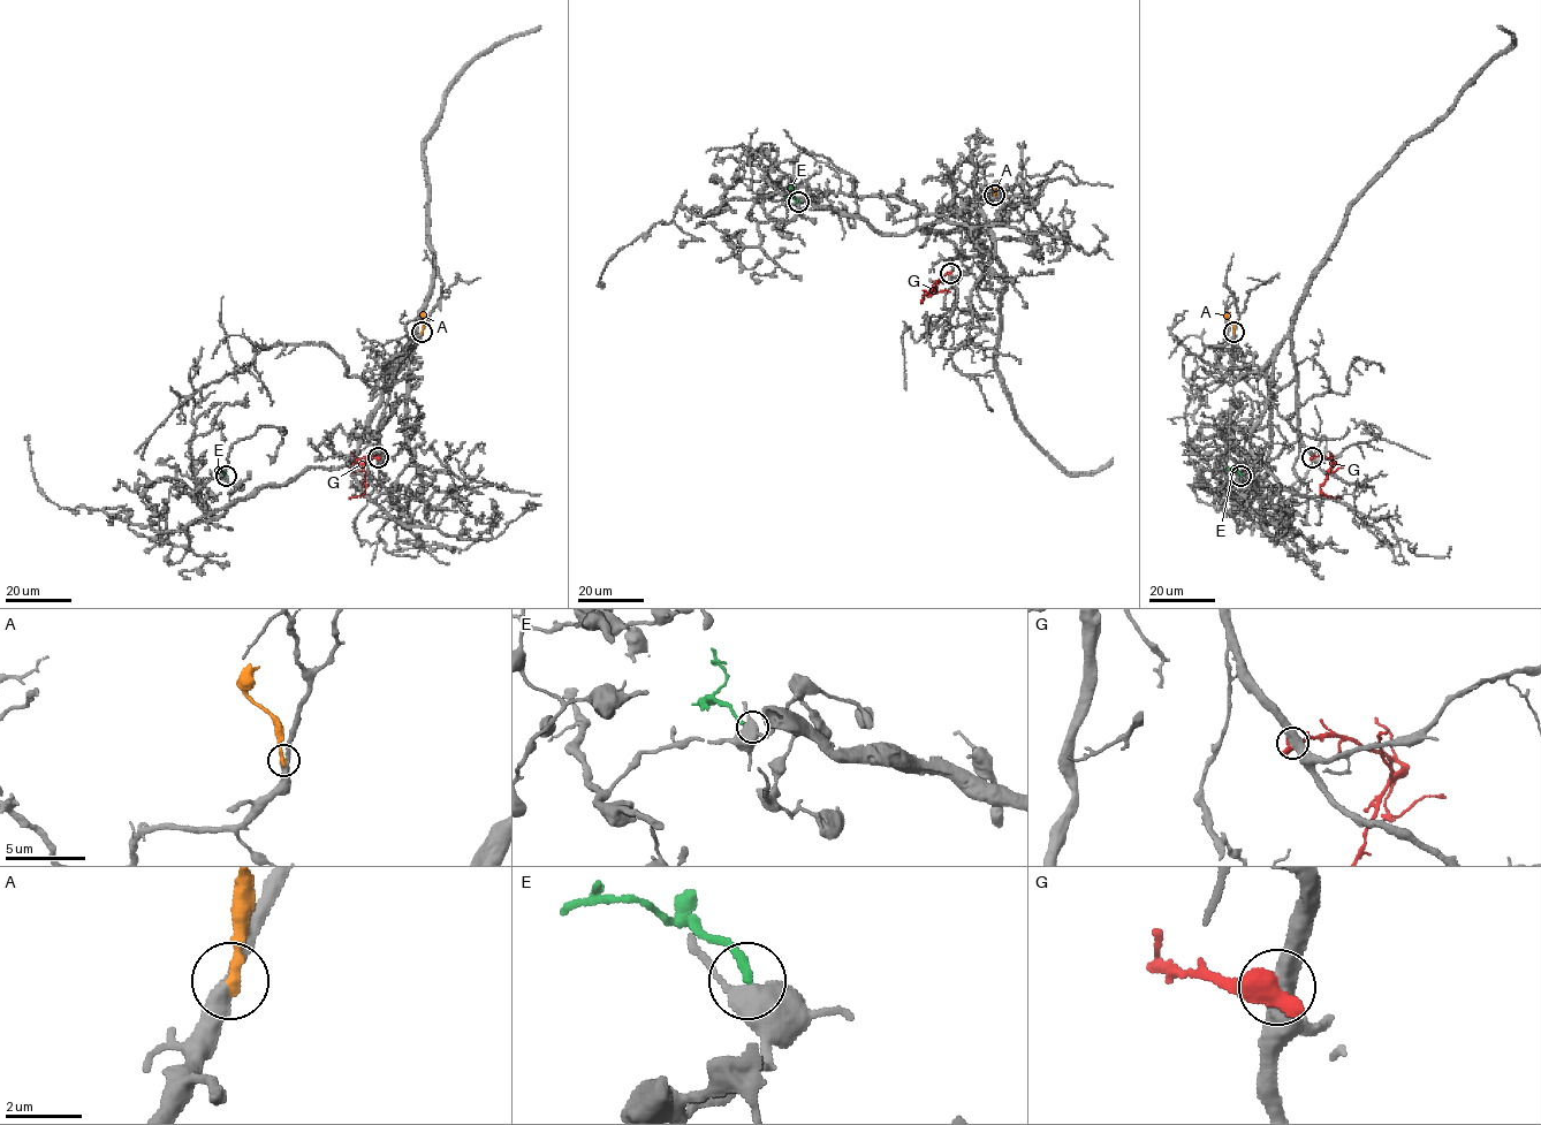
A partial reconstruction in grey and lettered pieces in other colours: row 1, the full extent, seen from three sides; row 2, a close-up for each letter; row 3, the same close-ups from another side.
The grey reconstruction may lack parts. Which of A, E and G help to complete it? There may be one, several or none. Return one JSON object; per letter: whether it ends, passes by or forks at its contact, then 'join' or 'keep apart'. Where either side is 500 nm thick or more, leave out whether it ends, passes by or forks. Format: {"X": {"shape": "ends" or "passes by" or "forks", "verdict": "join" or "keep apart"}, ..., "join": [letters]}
{"A": {"shape": "ends", "verdict": "keep apart"}, "E": {"shape": "ends", "verdict": "keep apart"}, "G": {"verdict": "keep apart"}, "join": []}

